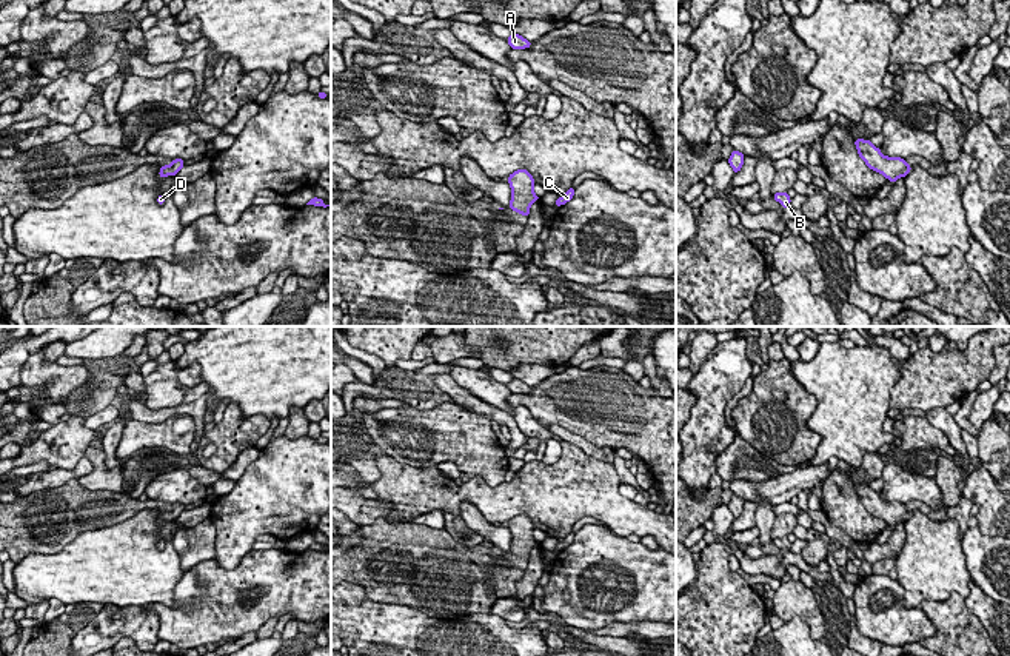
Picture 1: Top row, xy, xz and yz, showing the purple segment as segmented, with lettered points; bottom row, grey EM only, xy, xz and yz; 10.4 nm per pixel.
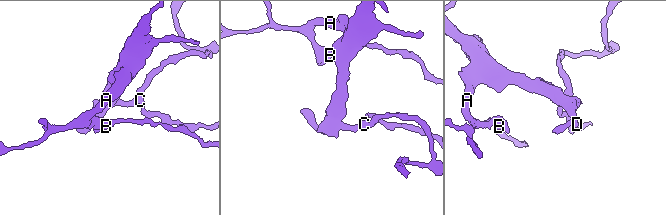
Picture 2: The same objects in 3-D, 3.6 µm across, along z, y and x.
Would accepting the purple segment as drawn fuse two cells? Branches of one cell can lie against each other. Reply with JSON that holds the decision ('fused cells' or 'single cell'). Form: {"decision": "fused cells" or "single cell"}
{"decision": "single cell"}

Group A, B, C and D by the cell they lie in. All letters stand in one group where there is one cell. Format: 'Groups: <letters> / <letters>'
Groups: A B C D

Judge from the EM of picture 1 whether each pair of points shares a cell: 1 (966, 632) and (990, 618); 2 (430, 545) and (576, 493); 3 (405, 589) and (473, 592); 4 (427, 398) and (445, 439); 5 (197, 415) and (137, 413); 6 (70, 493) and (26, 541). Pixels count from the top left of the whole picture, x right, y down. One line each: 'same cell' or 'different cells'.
1: different cells
2: different cells
3: same cell
4: different cells
5: same cell
6: same cell

